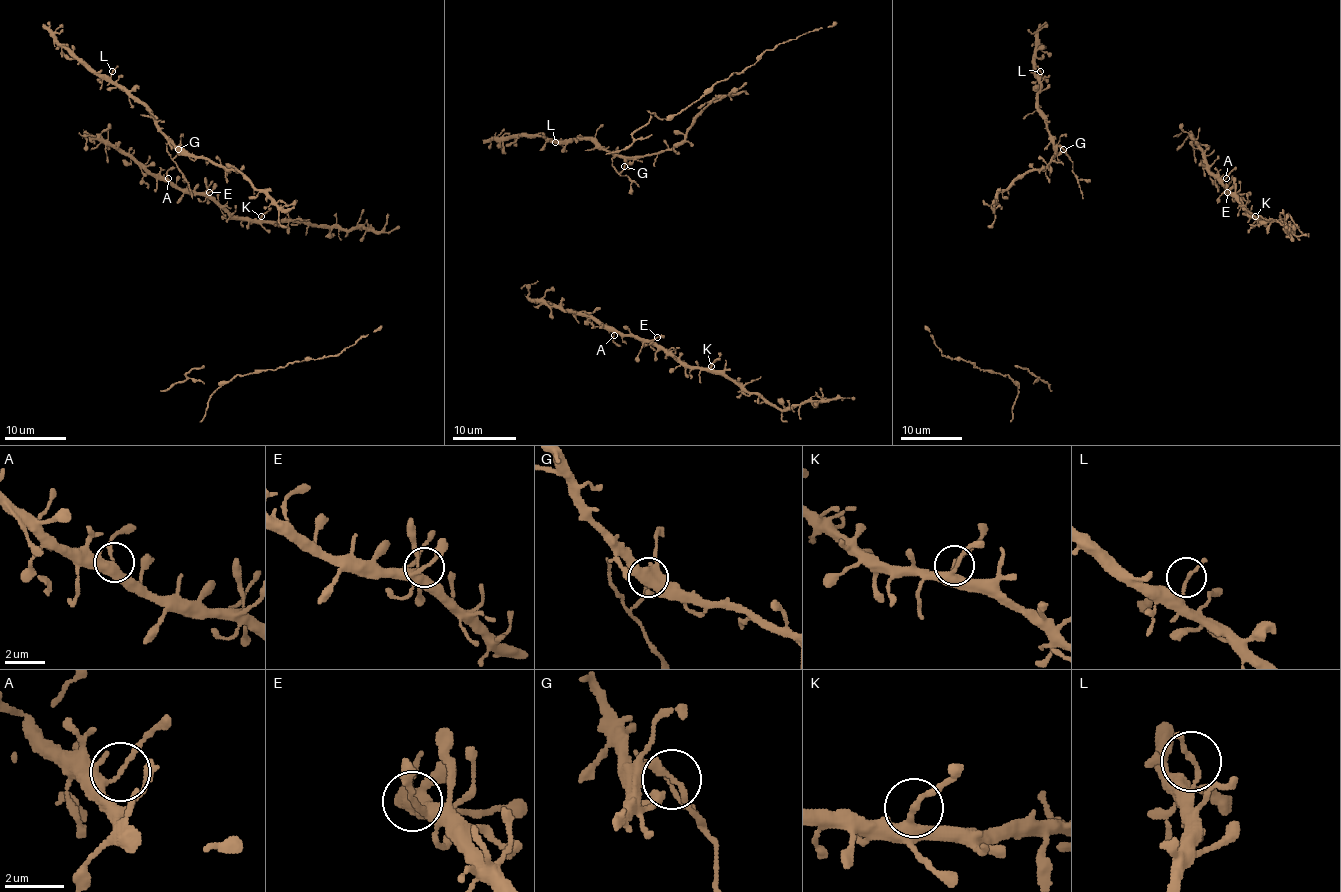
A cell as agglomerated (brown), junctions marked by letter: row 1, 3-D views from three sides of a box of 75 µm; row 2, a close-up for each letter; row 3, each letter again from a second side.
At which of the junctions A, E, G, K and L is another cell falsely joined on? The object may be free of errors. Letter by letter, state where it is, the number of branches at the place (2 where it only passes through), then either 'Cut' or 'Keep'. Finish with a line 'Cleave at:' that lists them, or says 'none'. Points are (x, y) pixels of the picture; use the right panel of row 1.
A: Place: (1226, 178). Branches: 2. Keep
E: Place: (1227, 192). Branches: 2. Keep
G: Place: (1063, 149). Branches: 2. Cut
K: Place: (1255, 216). Branches: 2. Keep
L: Place: (1040, 71). Branches: 2. Keep
Cleave at: G

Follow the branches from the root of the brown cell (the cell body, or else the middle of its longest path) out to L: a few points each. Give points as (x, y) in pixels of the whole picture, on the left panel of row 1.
L: (177, 154), (179, 146), (160, 129), (150, 113), (110, 78), (112, 71)

